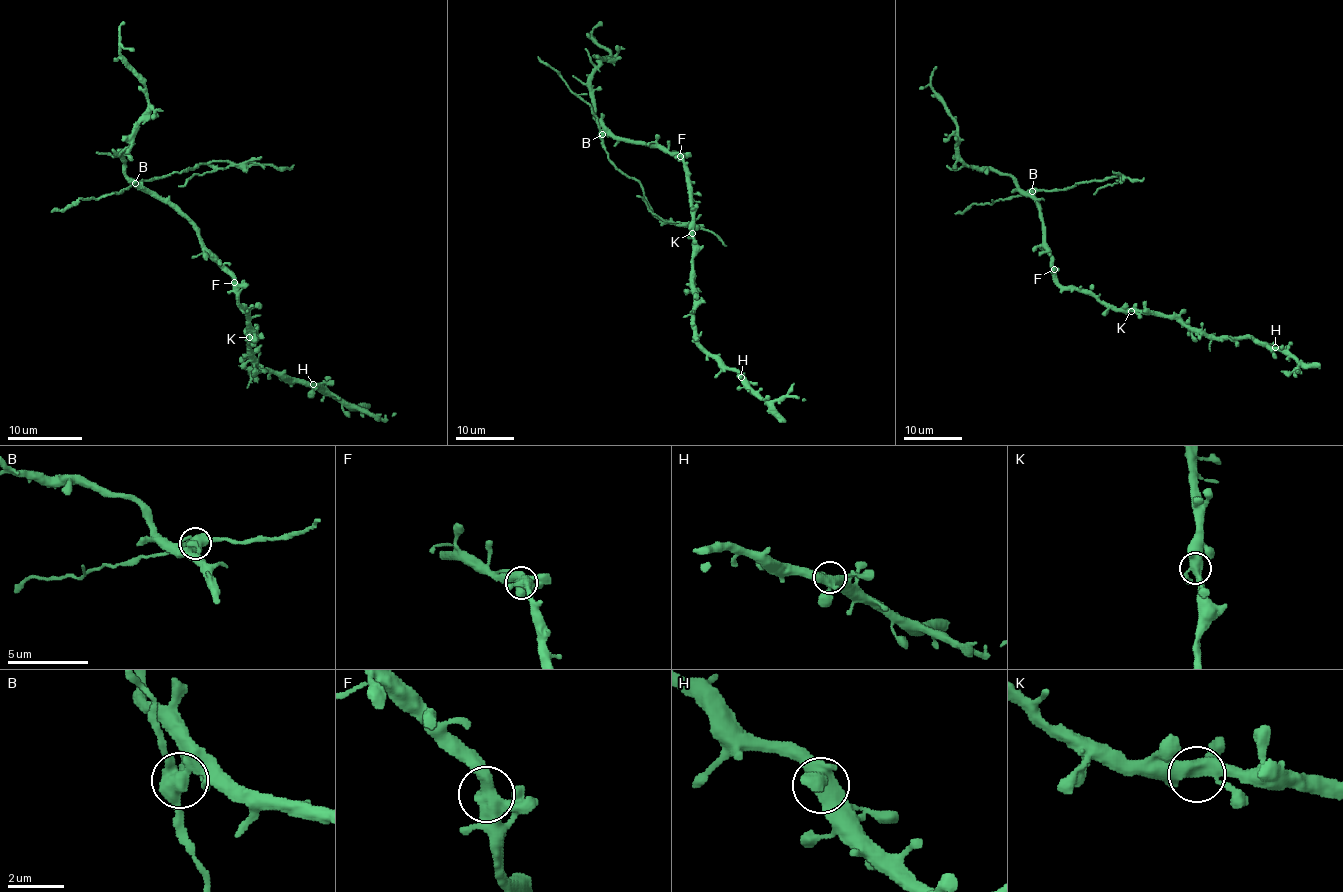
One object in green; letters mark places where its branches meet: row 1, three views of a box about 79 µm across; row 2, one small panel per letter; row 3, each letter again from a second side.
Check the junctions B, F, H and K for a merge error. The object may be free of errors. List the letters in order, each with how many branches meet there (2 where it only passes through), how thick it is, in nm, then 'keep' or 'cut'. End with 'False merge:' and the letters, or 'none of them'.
B: 3 branches meet; 460 nm thick; cut
F: 3 branches meet; 460 nm thick; keep
H: 3 branches meet; 460 nm thick; keep
K: 3 branches meet; 440 nm thick; keep
False merge: B

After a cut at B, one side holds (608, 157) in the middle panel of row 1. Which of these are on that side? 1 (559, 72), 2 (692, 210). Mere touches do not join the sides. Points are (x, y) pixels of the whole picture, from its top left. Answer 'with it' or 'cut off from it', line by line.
1: with it
2: cut off from it

